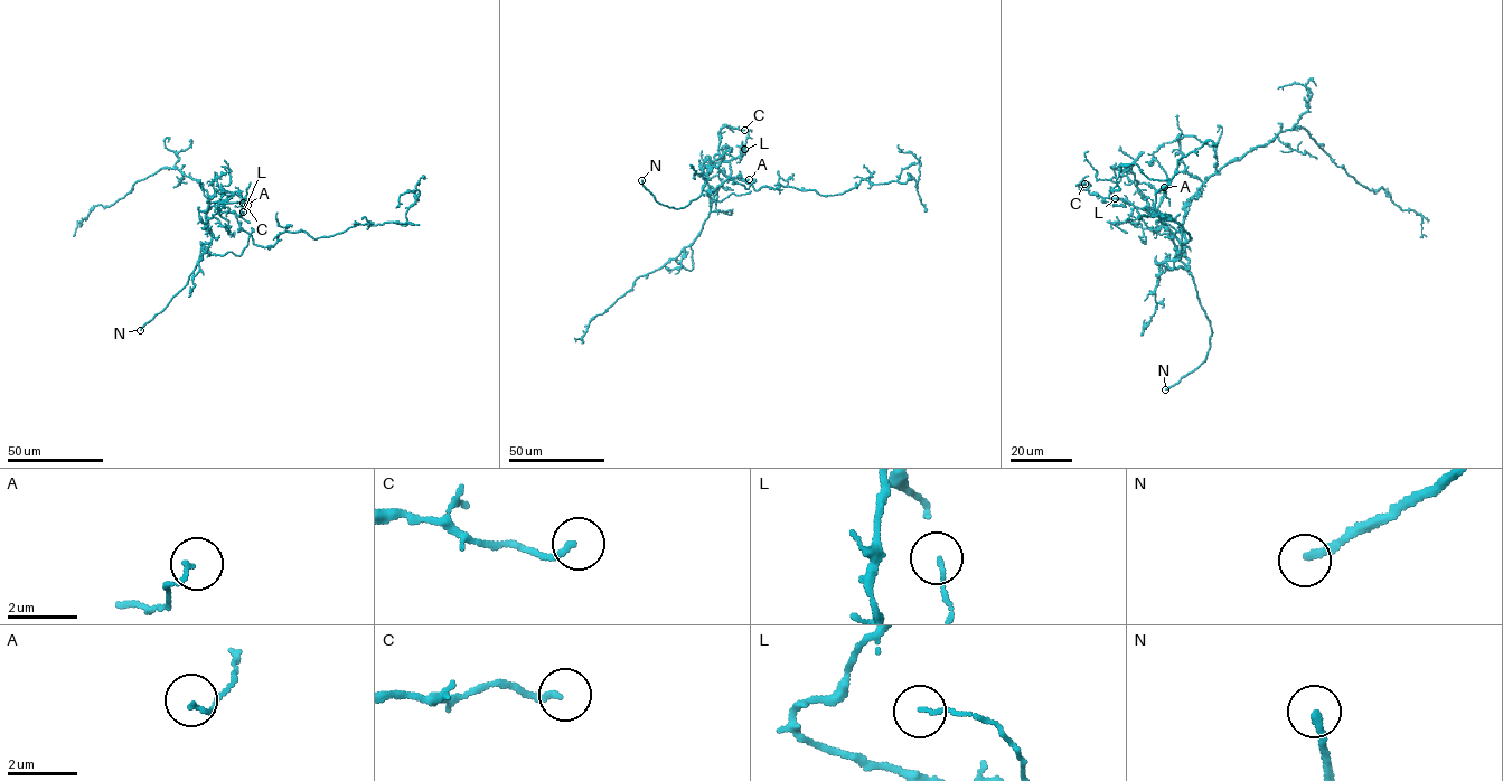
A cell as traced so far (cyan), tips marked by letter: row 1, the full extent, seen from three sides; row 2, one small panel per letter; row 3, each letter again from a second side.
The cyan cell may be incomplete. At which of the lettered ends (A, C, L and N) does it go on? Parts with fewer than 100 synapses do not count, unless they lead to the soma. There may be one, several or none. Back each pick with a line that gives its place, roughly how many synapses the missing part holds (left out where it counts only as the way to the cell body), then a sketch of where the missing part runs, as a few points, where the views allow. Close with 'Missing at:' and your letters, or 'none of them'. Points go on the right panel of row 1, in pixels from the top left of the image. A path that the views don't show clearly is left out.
N: (1165, 389) | (1165, 389), (1112, 405), (1087, 402), (1099, 405), (1093, 406), (1091, 403), (1085, 408)
Missing at: N

